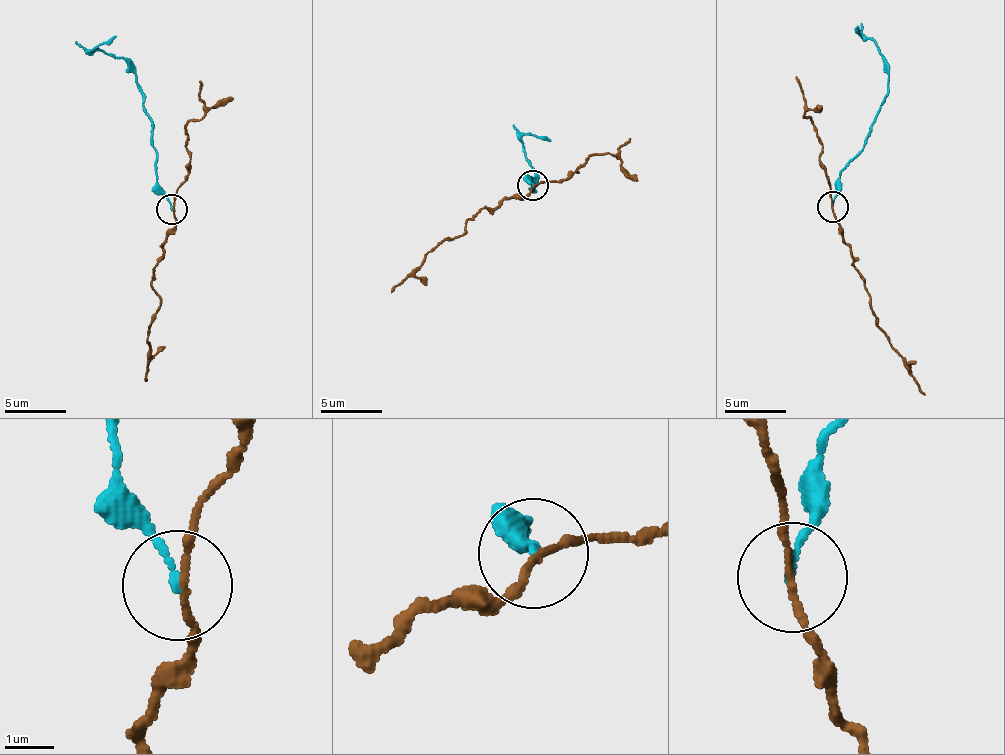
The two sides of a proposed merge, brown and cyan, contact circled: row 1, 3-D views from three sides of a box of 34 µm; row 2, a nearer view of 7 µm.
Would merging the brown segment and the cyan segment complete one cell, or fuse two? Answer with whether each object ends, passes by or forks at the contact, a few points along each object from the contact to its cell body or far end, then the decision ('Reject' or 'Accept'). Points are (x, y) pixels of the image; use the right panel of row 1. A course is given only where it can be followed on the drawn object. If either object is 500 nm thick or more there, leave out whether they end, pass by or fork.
At the ring brown passes by. At the ring cyan ends. Course of brown: (832, 206), (839, 230), (863, 281), (877, 328), (889, 339), (926, 395). Course of cyan: (834, 206), (840, 170), (866, 145), (870, 124), (887, 82), (887, 70), (876, 42), (856, 32), (857, 27). Reject

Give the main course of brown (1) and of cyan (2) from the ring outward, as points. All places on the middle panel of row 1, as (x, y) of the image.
1: (535, 186), (522, 197), (470, 218), (466, 235), (443, 240), (430, 250), (392, 294)
2: (532, 185), (533, 177), (529, 191), (539, 184), (521, 137), (535, 134), (550, 140)

